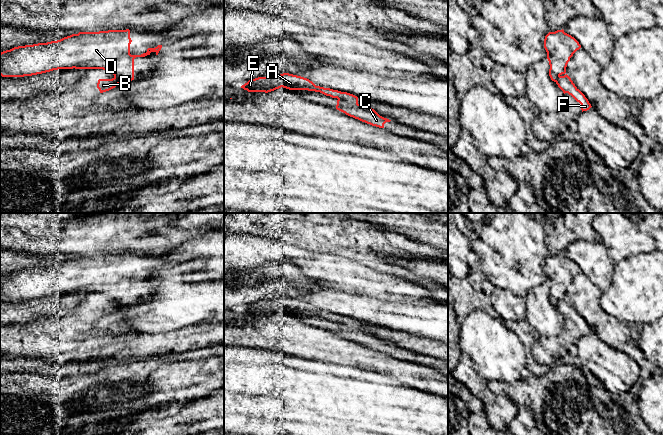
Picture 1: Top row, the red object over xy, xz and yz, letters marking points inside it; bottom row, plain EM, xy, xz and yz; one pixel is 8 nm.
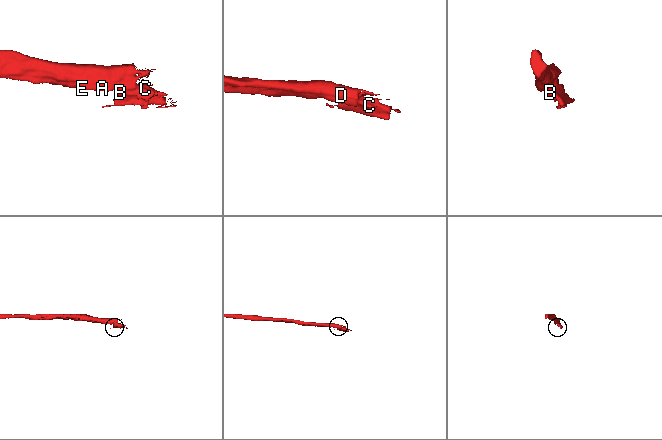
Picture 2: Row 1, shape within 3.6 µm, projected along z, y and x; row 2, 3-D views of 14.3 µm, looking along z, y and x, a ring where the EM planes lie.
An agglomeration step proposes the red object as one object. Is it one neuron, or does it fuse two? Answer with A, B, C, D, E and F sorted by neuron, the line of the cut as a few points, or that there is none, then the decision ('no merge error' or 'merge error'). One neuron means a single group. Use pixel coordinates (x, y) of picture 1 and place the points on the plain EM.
A D E / B C F; cut in xz along (338, 322), (357, 328); merge error

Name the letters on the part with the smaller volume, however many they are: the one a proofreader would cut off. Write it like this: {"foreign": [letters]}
{"foreign": ["B", "C", "F"]}

